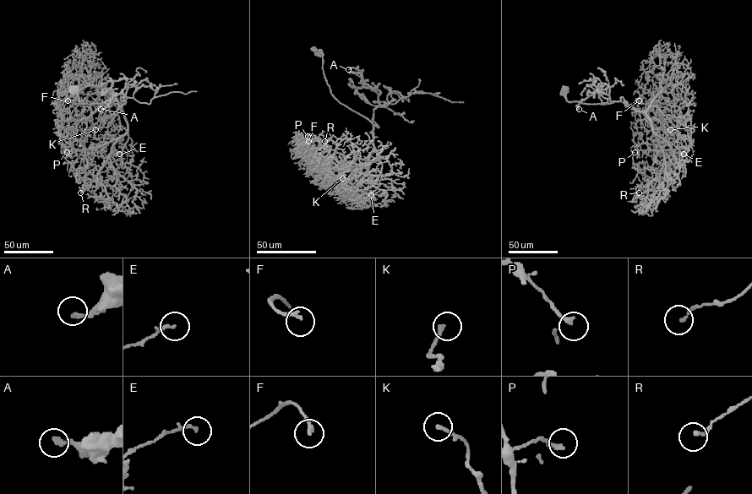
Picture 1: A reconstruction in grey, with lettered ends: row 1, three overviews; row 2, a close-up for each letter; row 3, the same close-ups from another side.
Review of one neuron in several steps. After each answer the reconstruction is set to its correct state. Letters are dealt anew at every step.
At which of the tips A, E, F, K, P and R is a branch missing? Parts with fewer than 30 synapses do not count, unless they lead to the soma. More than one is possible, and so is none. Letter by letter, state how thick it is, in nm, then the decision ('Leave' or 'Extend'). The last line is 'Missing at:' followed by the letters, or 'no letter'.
A: Thickness 240 nm. Leave
E: Thickness 170 nm. Leave
F: Thickness 170 nm. Leave
K: Thickness 200 nm. Leave
P: Thickness 220 nm. Leave
R: Thickness 160 nm. Leave
Missing at: no letter

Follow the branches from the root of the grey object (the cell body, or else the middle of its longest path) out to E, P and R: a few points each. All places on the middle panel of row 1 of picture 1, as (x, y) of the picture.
E: (317, 51), (323, 55), (331, 94), (373, 125), (374, 149), (356, 185), (367, 194), (363, 198), (371, 195)
P: (317, 51), (331, 94), (372, 123), (380, 157), (332, 168), (332, 157), (315, 136), (307, 136)
R: (317, 51), (331, 94), (372, 123), (380, 157), (353, 170), (344, 165), (344, 152), (331, 138), (324, 141)

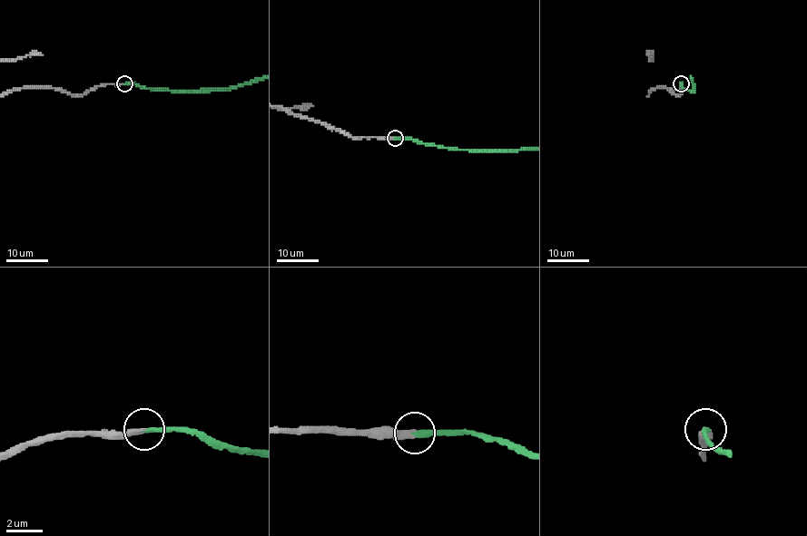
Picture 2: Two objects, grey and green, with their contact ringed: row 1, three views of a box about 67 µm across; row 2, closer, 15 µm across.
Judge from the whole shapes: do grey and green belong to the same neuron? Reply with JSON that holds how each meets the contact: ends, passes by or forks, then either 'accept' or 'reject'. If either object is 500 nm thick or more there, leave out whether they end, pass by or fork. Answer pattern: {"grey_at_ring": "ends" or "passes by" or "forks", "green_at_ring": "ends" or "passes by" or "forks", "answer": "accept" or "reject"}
{"grey_at_ring": "ends", "green_at_ring": "ends", "answer": "accept"}

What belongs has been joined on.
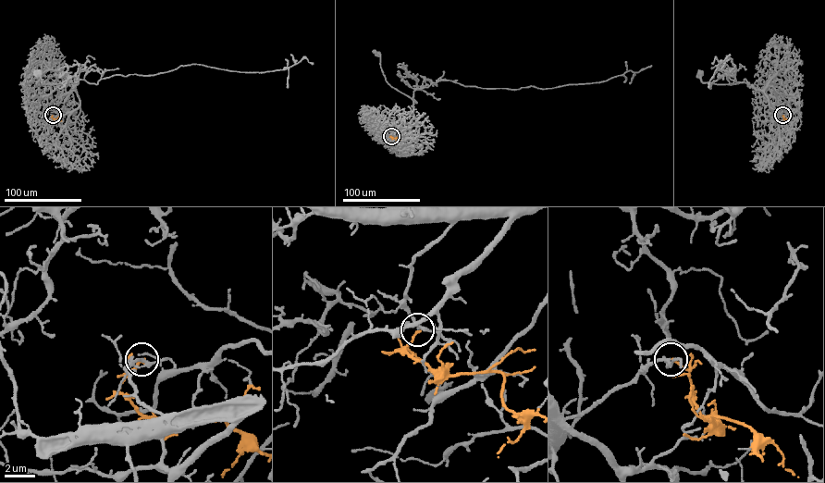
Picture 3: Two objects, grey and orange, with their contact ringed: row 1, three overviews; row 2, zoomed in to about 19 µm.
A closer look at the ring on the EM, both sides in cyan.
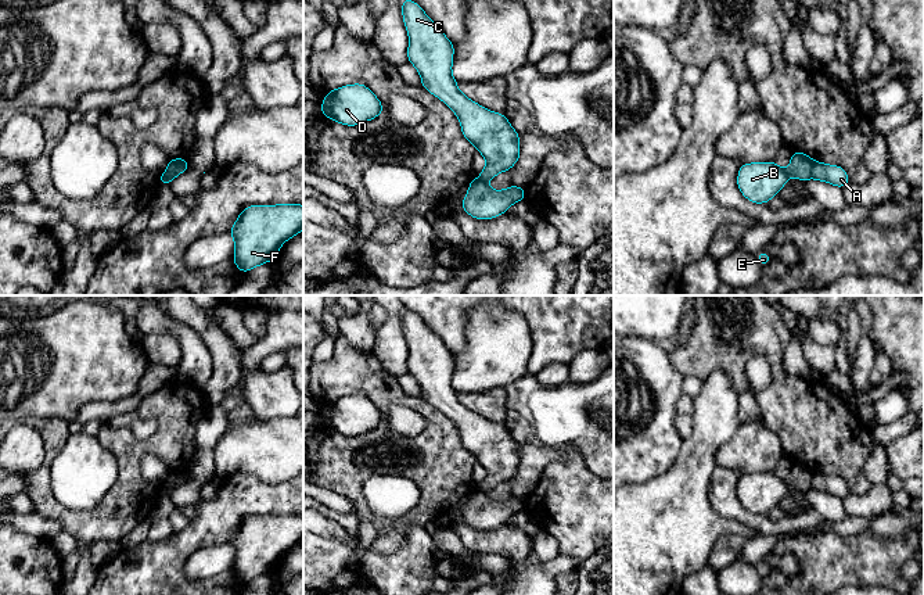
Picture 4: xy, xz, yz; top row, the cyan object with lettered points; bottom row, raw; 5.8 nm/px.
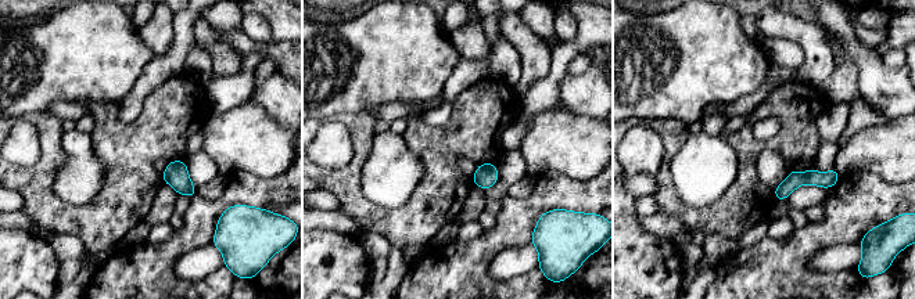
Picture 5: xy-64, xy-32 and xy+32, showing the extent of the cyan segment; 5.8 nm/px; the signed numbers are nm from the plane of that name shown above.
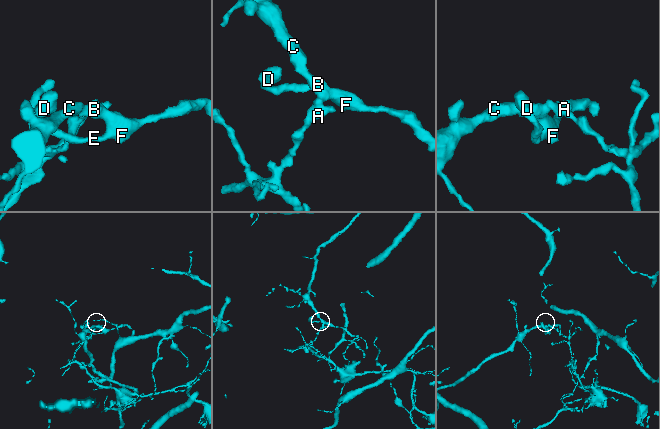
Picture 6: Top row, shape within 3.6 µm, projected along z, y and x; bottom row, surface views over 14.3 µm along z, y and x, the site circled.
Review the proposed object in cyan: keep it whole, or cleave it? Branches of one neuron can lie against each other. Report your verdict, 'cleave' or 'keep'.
cleave

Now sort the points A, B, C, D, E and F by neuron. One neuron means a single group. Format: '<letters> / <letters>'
A / B C D E F

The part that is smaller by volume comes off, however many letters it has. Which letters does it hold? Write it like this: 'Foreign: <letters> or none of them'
Foreign: A

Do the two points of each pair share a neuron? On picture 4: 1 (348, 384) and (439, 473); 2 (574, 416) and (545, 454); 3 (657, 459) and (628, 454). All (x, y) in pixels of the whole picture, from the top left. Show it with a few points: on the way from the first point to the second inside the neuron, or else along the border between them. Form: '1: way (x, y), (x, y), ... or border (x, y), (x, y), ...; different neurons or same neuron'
1: way (383, 390), (419, 404), (431, 416), (431, 438); same neuron
2: border (560, 450), (564, 458), (552, 461), (538, 476); different neurons
3: way (650, 458), (639, 458), (635, 454); same neuron

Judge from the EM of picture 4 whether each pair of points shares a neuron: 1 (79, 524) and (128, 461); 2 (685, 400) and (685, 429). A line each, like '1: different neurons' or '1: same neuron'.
1: same neuron
2: same neuron

